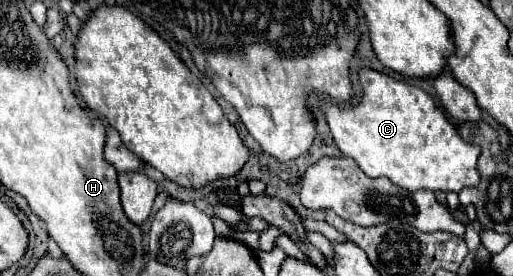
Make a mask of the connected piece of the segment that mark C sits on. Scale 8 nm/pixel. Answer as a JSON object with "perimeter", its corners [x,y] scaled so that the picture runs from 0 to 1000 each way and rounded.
{"perimeter":[[[708,250],[700,264],[708,308],[708,366],[692,395],[665,395],[649,373],[626,373],[626,395],[637,424],[645,460],[649,504],[673,569],[684,569],[712,634],[719,641],[754,641],[766,670],[789,692],[836,685],[836,692],[864,692],[864,699],[895,699],[903,678],[926,678],[938,656],[930,576],[938,562],[938,533],[918,525],[899,504],[883,438],[867,424],[867,409],[848,380],[844,351],[825,322],[770,293],[750,264],[735,264],[723,250]]]}

